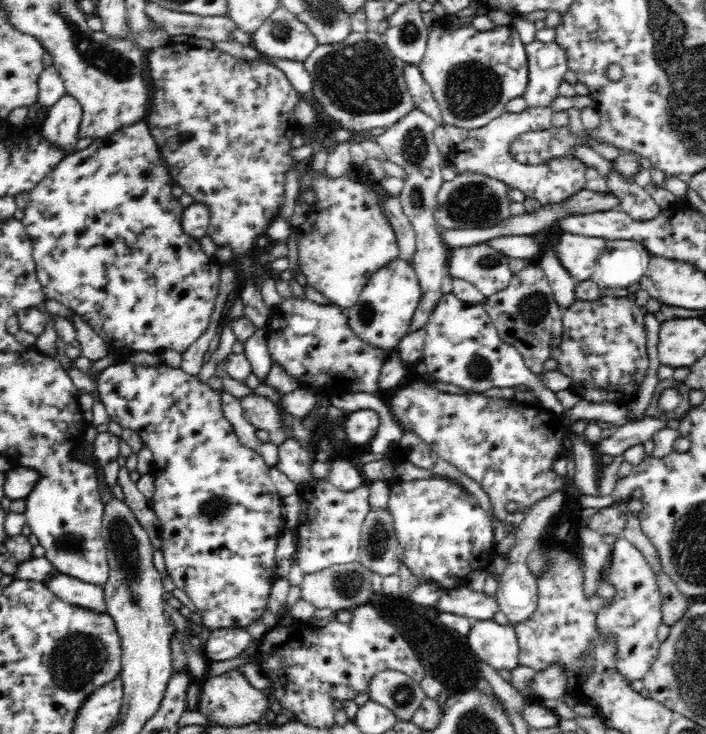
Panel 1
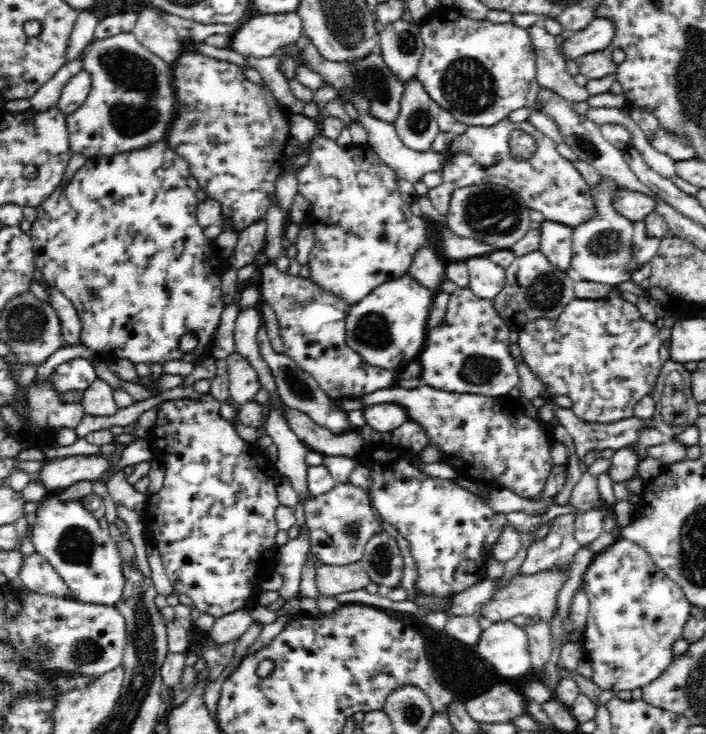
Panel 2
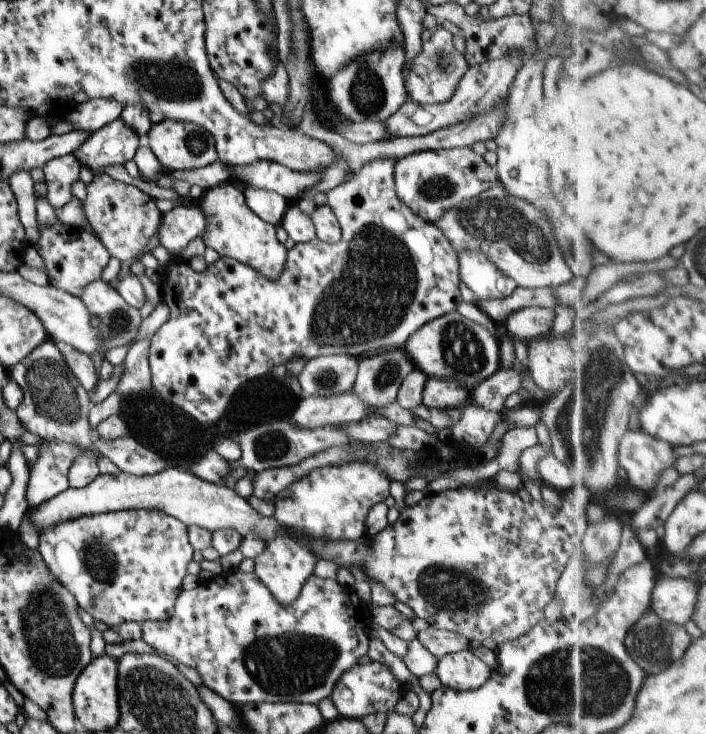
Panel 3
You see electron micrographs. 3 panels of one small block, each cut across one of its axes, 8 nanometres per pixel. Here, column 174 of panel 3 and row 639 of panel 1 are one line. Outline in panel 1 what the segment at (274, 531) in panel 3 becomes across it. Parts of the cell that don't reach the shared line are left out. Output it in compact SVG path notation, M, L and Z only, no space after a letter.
M493 620L473 621L467 642L480 661L496 670L514 670L518 662L518 635L511 624L502 626Z

